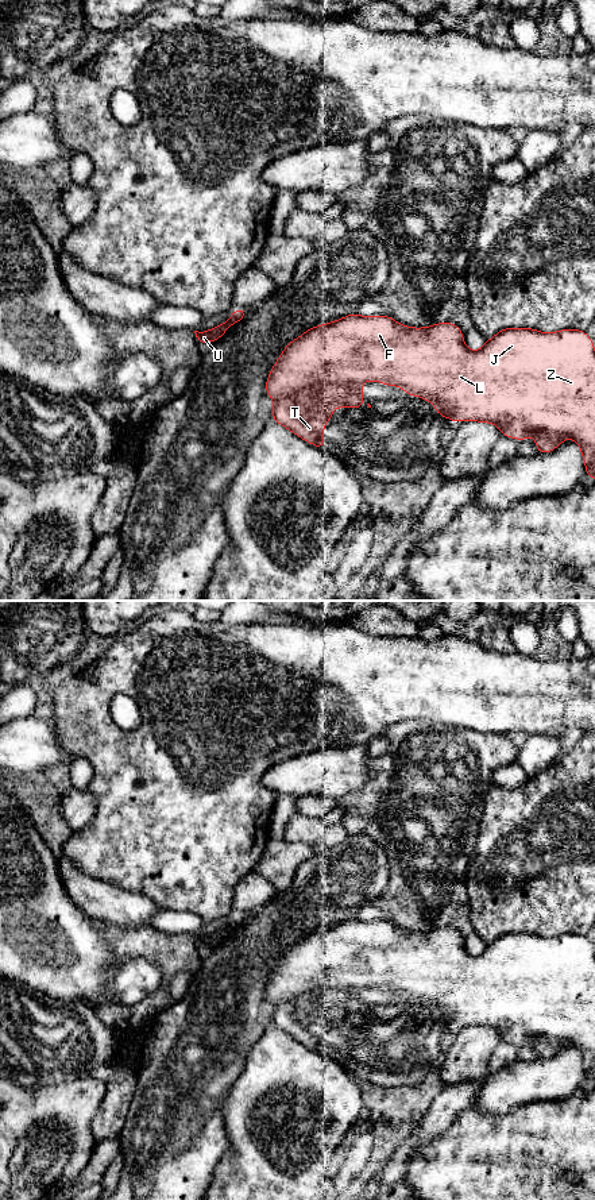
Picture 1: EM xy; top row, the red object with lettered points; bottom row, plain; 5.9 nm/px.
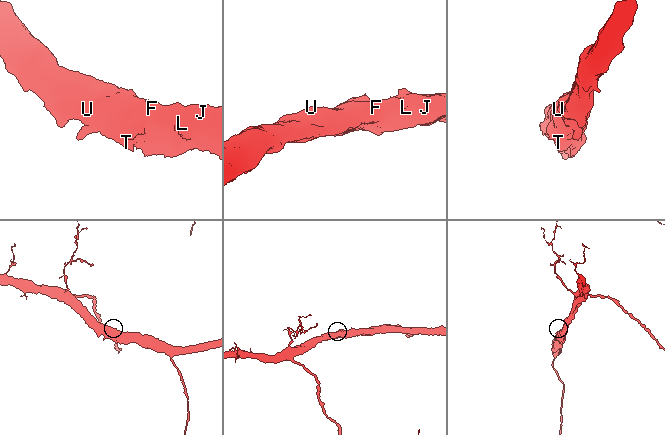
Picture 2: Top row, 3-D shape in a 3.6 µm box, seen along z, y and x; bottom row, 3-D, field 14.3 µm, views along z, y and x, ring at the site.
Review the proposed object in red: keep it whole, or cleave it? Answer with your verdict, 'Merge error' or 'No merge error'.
No merge error

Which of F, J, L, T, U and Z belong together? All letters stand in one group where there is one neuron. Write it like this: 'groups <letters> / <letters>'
groups F J L T U Z

